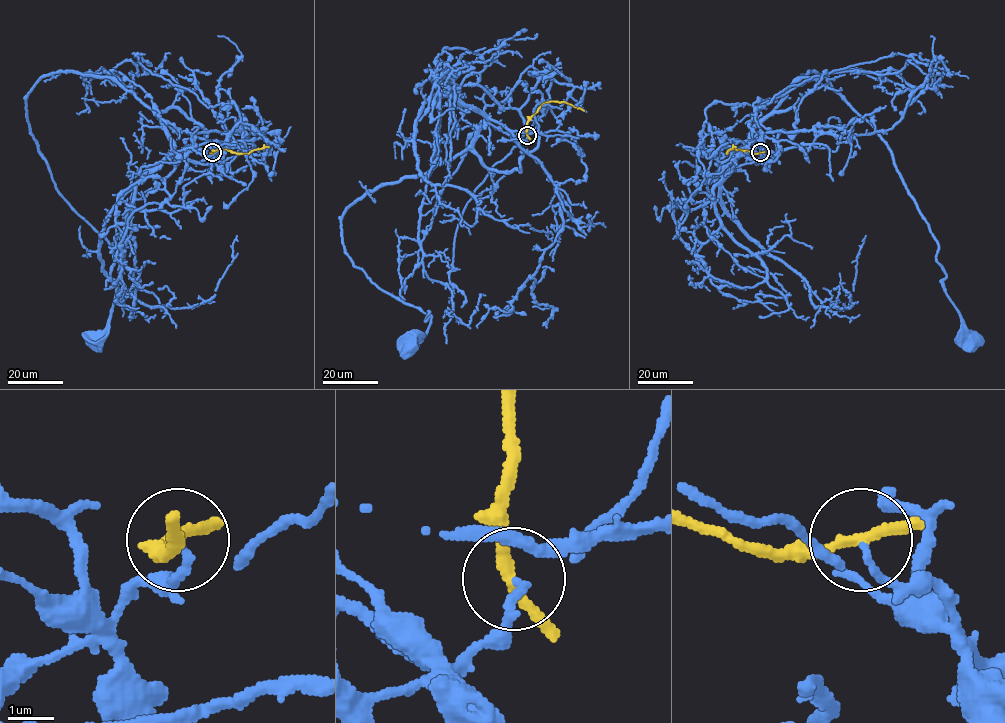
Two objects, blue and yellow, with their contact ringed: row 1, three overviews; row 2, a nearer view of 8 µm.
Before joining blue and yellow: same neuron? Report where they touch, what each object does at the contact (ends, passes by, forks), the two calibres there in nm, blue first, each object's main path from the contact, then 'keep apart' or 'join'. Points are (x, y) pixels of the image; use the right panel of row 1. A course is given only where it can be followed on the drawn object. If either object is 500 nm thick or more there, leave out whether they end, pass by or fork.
(760, 152) | blue passes by | yellow passes by | 110/240 nm | blue via (760, 153), (749, 122), (774, 109), (801, 76), (823, 76), (891, 153), (973, 342) | yellow via (760, 152), (732, 149), (726, 153), (736, 147) | keep apart

